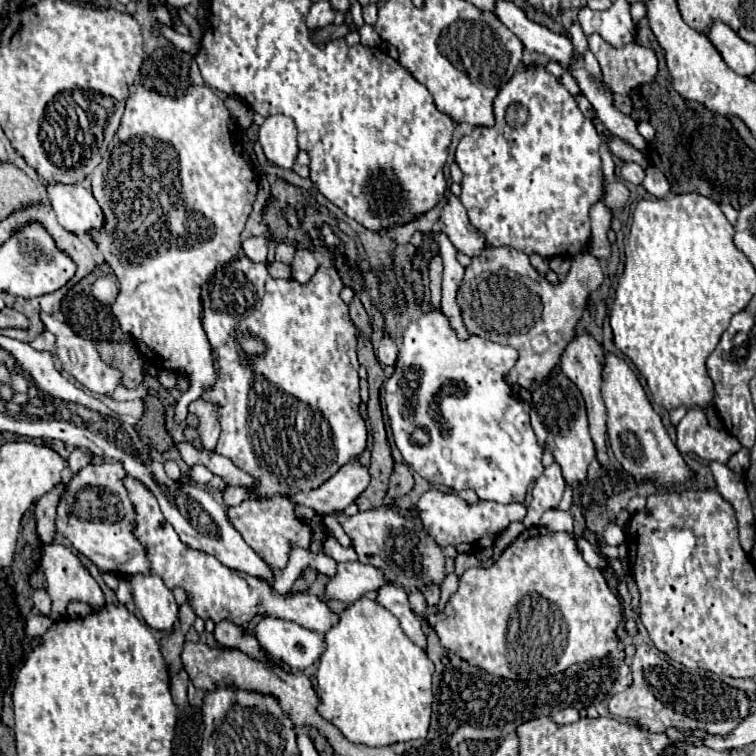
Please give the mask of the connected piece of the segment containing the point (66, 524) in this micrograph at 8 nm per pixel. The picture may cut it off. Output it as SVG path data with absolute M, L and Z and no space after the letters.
M104 462L82 468L66 486L56 516L58 532L62 532L80 554L92 560L102 572L110 572L120 578L124 574L150 574L146 548L134 536L136 510L128 498L124 478L126 474L120 462Z

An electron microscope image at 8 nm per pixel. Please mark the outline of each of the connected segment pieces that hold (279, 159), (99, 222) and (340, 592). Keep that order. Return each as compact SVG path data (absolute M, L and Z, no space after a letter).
M276 114L268 116L264 124L260 126L258 142L266 154L266 158L280 166L280 168L292 168L296 154L298 154L298 144L296 144L296 126L292 118Z
M48 184L48 196L62 228L70 234L90 234L104 228L104 212L90 190L80 184Z
M340 562L336 574L326 582L326 598L352 604L354 600L378 590L384 584L384 576L374 566L362 562Z

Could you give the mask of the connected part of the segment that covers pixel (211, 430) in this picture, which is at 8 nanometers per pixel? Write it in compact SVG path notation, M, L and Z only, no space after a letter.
M196 400L188 408L192 414L198 416L198 430L206 450L214 450L220 438L220 422L218 422L218 404Z

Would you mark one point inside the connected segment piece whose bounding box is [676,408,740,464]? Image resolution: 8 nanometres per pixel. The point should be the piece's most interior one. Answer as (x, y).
(694, 435)

